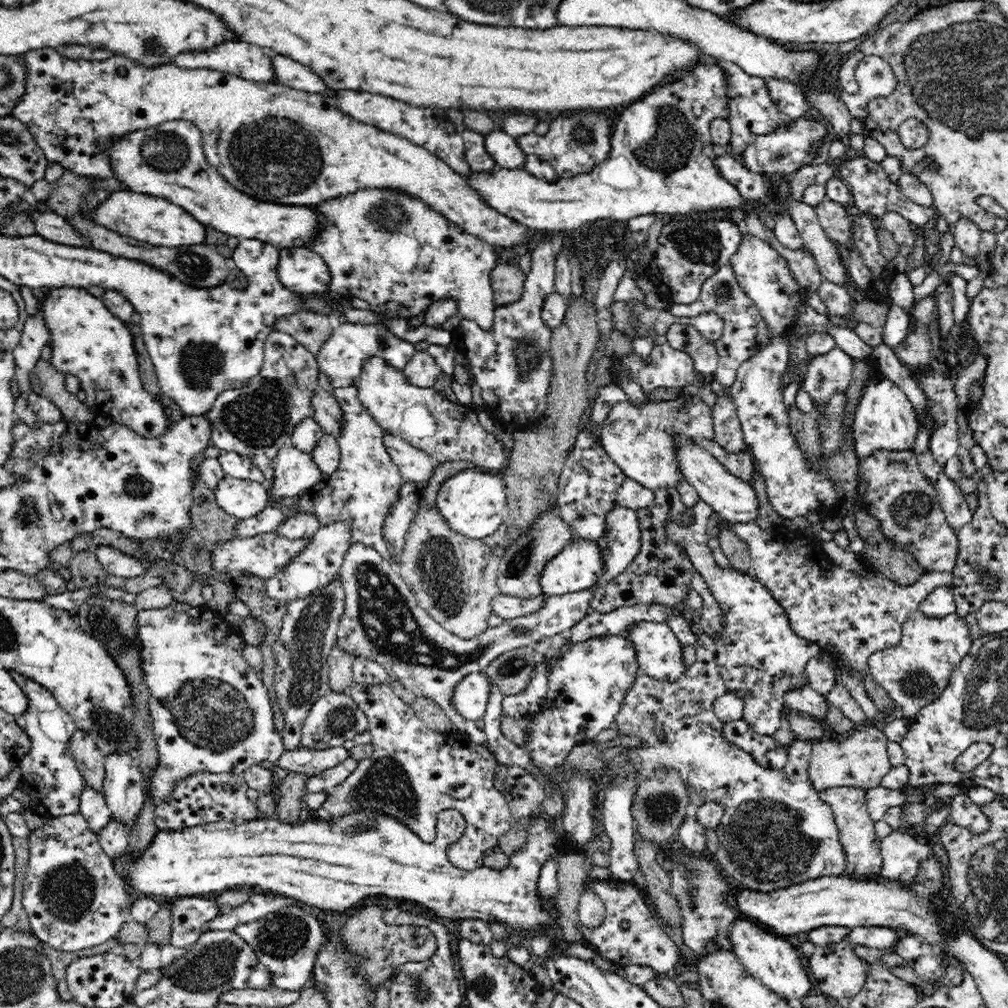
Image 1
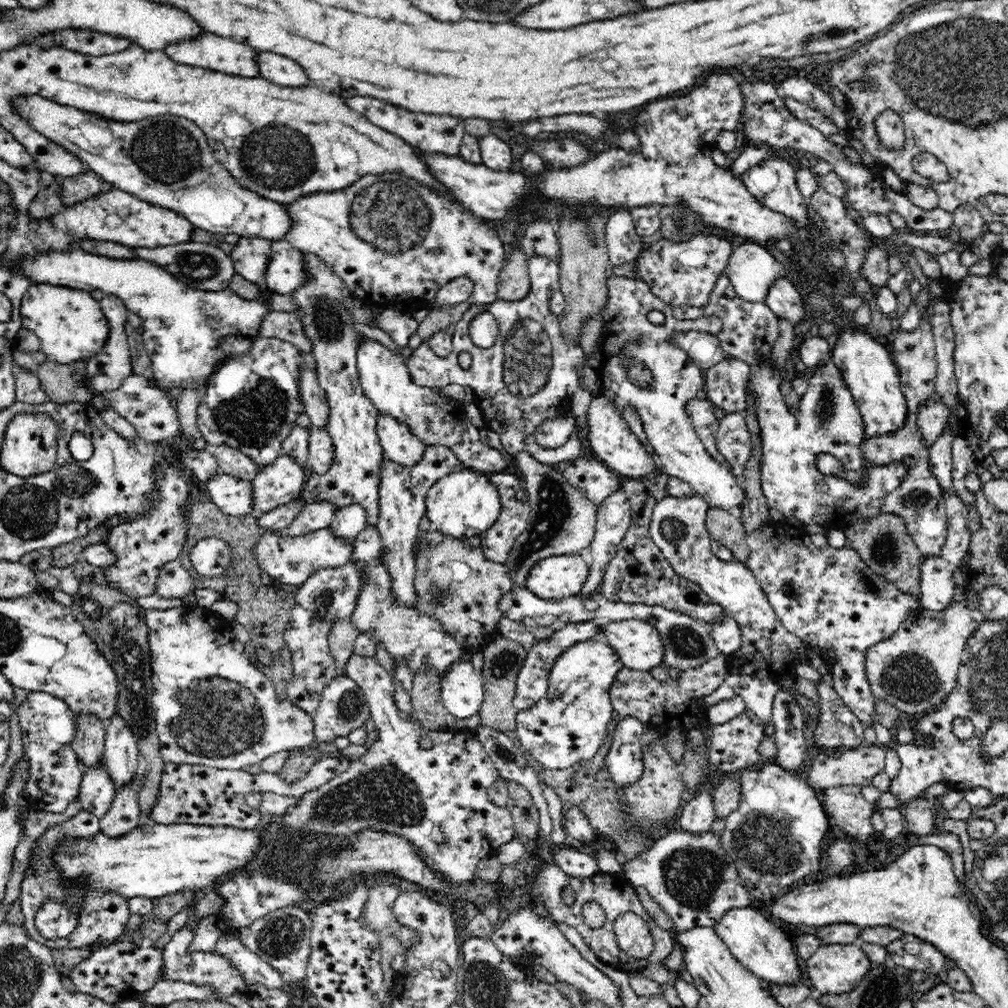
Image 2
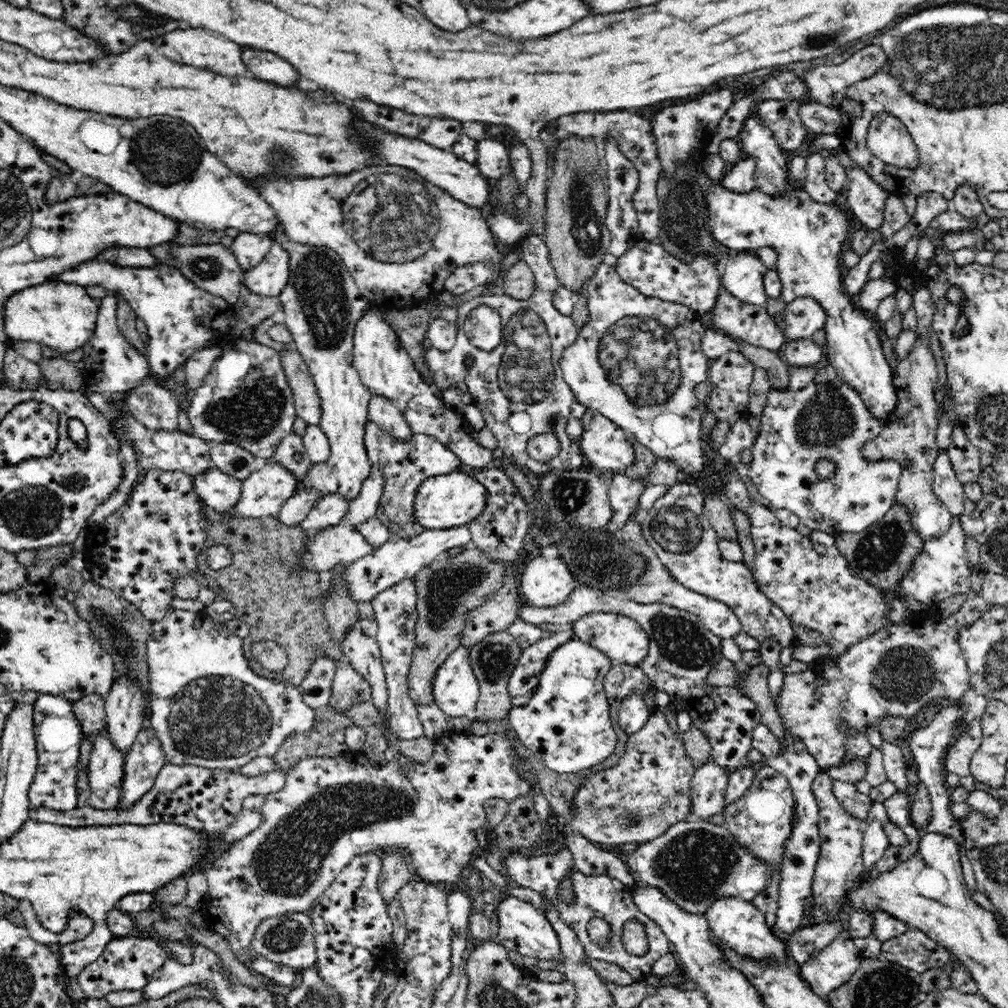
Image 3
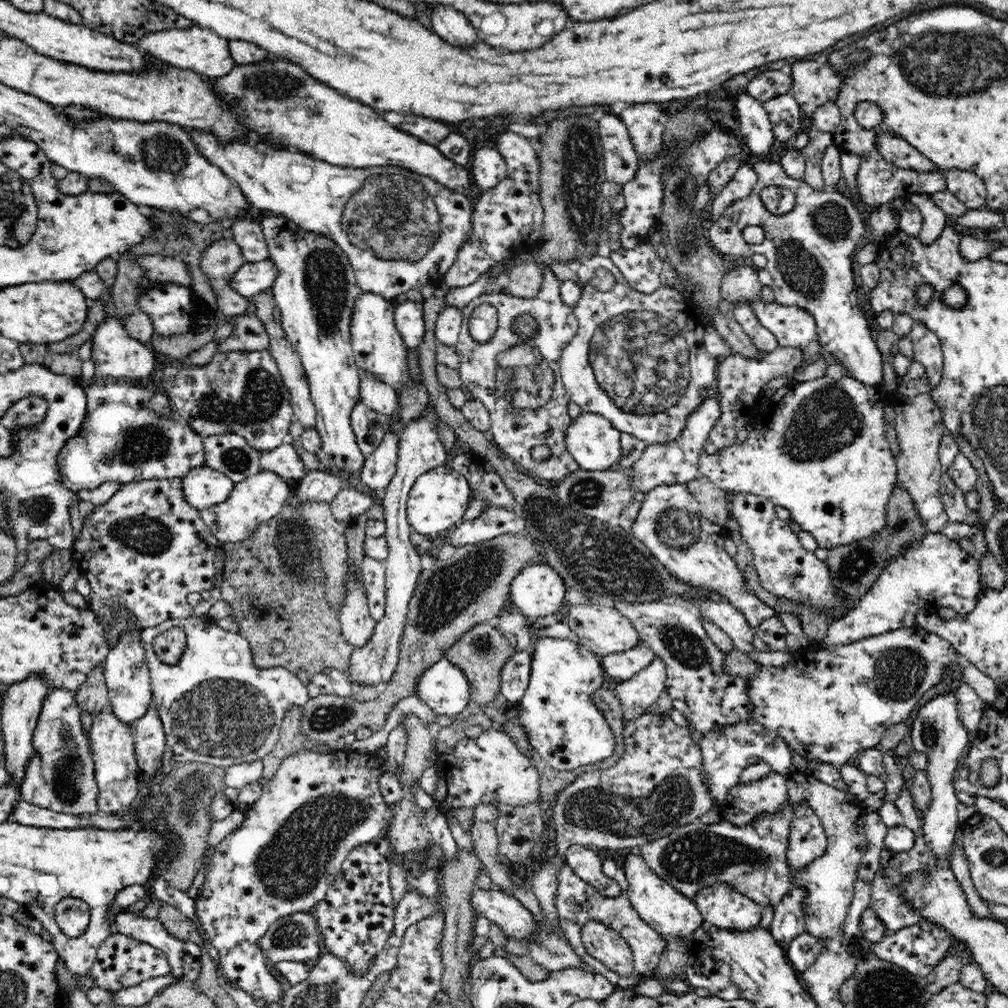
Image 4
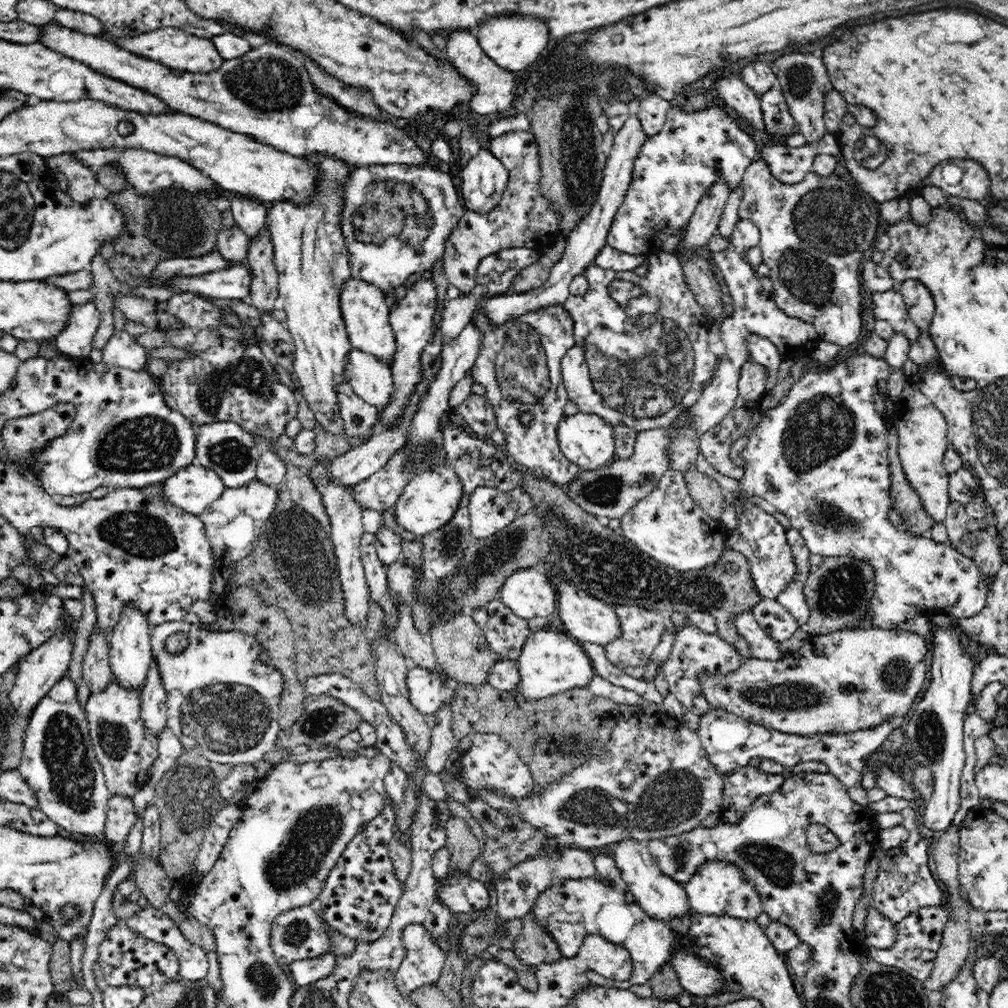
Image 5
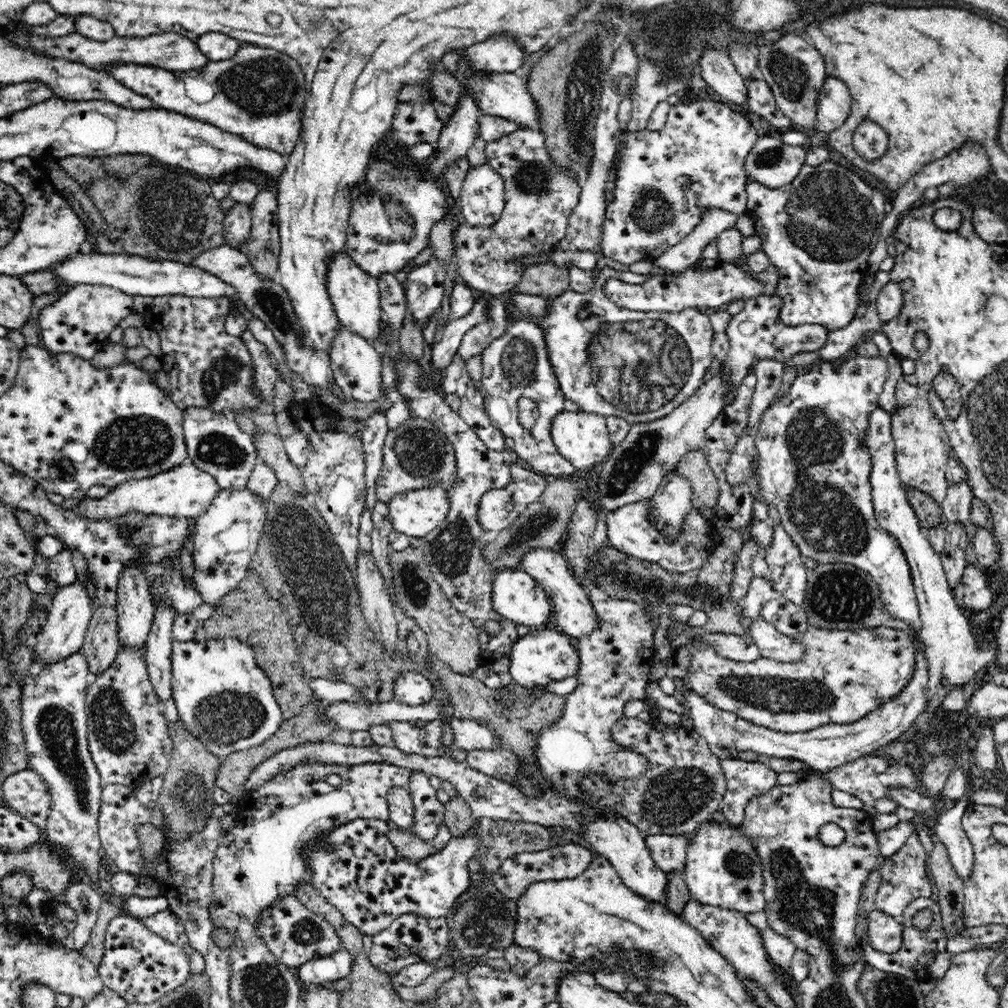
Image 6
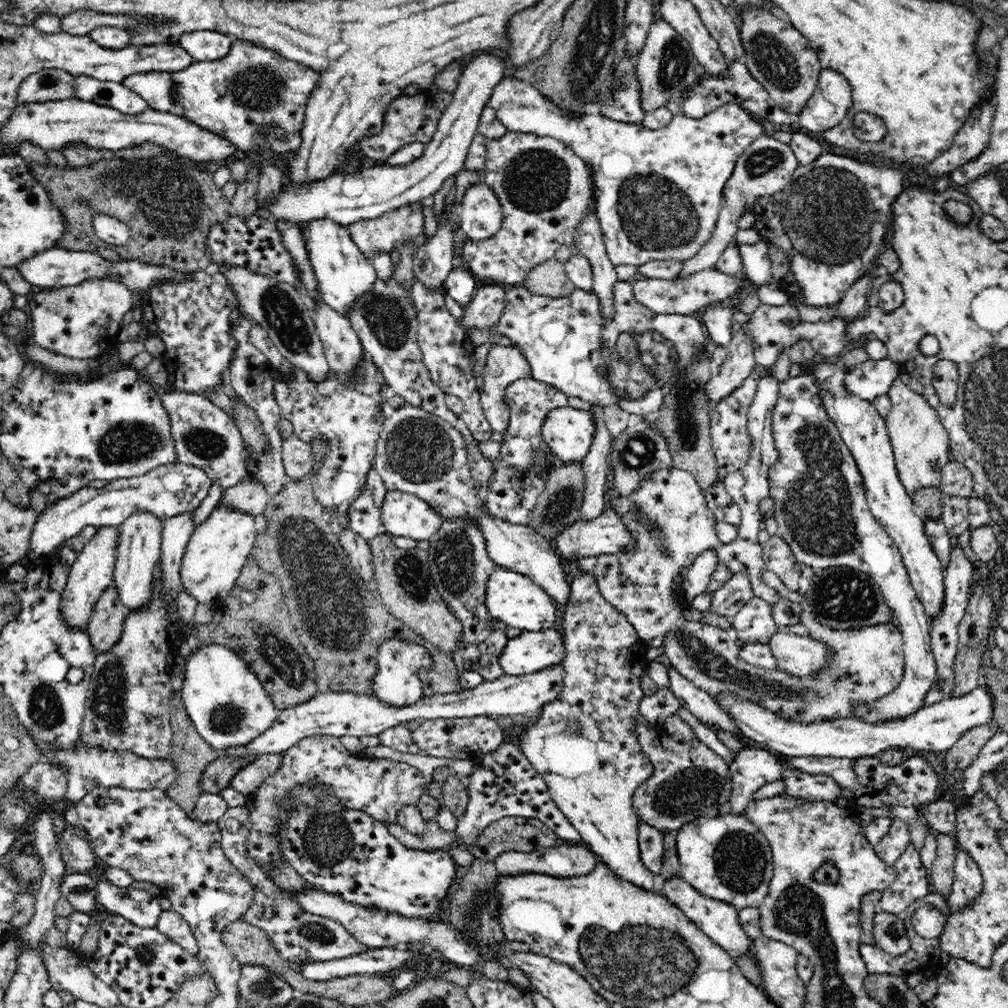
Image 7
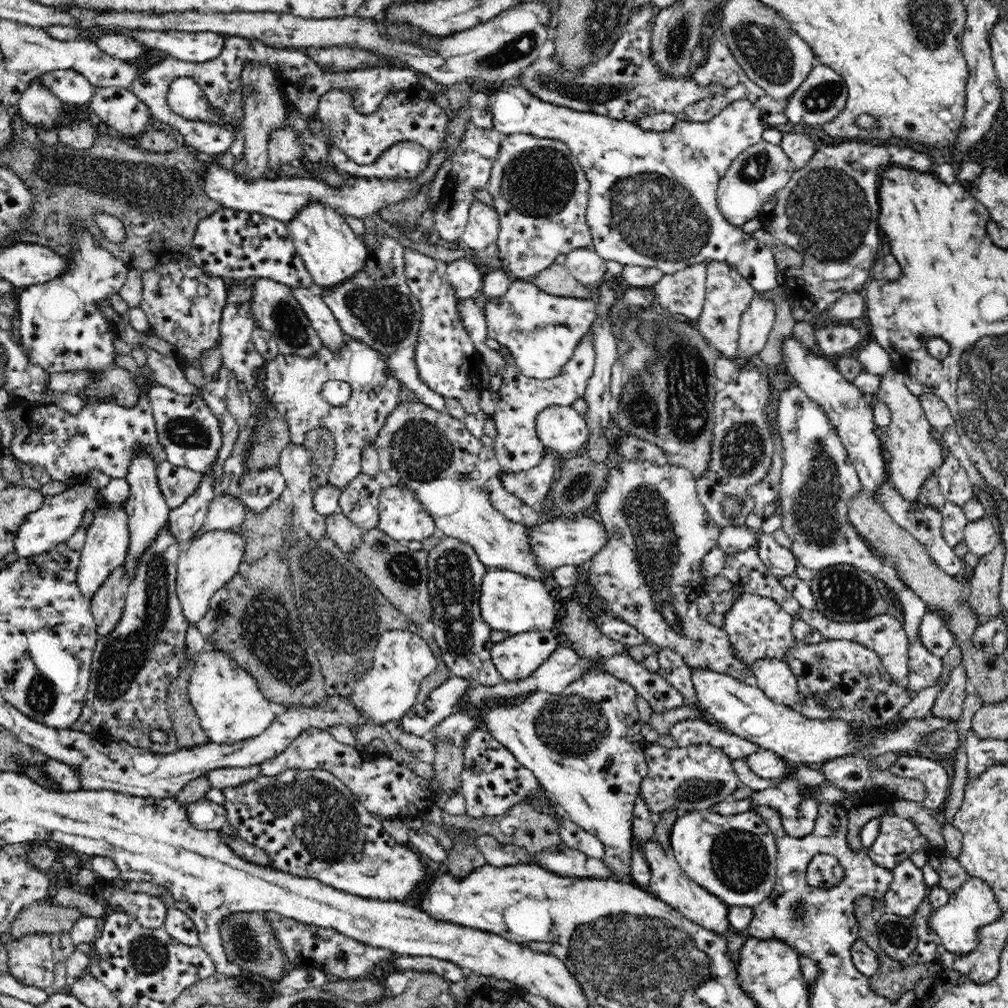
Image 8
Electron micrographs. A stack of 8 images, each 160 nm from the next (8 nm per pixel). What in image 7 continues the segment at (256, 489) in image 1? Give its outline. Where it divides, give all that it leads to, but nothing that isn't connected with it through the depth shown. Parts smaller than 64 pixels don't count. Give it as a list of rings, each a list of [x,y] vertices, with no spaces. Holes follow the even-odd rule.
[[[174,462],[171,465],[157,466],[138,477],[108,481],[99,489],[85,486],[70,497],[47,503],[35,522],[34,532],[31,534],[31,551],[41,559],[49,557],[55,554],[66,540],[76,536],[84,526],[118,526],[131,514],[138,512],[152,513],[152,516],[160,518],[161,521],[178,517],[182,513],[190,513],[204,500],[212,483],[212,479],[203,470]]]

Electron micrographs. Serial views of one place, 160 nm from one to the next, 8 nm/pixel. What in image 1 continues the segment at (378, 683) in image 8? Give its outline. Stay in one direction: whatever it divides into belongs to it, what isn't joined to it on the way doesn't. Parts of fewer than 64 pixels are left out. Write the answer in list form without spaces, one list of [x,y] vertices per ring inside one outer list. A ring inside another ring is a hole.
[[[476,671],[467,674],[455,686],[453,703],[455,709],[466,720],[475,721],[483,718],[490,696],[490,682],[494,684],[484,671]]]

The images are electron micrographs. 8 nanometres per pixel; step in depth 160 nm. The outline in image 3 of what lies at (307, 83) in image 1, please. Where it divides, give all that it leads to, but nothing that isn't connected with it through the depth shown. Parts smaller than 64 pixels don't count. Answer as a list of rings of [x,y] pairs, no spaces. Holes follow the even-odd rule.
[[[244,48],[244,64],[248,66],[247,71],[253,78],[282,87],[294,86],[301,77],[286,60],[264,50]]]

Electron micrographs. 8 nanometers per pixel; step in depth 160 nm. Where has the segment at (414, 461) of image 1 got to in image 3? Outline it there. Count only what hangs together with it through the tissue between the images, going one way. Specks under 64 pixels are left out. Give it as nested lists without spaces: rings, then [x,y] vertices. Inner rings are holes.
[[[372,396],[368,413],[369,420],[378,424],[380,428],[396,437],[396,439],[407,441],[412,436],[413,432],[407,420],[388,398]]]

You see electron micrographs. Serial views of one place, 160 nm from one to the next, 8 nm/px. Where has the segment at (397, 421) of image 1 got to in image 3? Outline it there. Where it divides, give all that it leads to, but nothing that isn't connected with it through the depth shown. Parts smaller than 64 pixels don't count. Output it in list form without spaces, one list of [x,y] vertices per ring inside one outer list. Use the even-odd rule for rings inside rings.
[[[372,306],[355,326],[353,365],[364,386],[368,387],[372,396],[388,398],[396,409],[401,411],[413,433],[436,438],[461,459],[462,465],[475,469],[491,466],[494,456],[492,449],[482,447],[478,440],[470,435],[470,432],[474,431],[470,429],[462,414],[457,413],[451,405],[446,405],[423,380],[410,355],[399,346],[399,337],[392,325],[385,320],[386,311]]]

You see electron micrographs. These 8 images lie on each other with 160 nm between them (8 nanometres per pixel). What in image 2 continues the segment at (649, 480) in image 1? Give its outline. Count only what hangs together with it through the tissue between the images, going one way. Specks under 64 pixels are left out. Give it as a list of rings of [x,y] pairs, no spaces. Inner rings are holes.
[[[593,398],[586,416],[588,435],[585,437],[590,444],[589,454],[602,461],[614,473],[622,478],[640,478],[652,476],[660,472],[658,456],[652,450],[650,454],[638,437],[630,430],[628,423],[620,415],[615,400],[610,398]],[[692,399],[693,400],[685,404],[685,410],[691,419],[696,434],[702,437],[705,449],[711,453],[718,462],[729,466],[726,458],[720,454],[715,443],[715,434],[719,426],[719,420],[714,415],[715,405],[707,399]]]

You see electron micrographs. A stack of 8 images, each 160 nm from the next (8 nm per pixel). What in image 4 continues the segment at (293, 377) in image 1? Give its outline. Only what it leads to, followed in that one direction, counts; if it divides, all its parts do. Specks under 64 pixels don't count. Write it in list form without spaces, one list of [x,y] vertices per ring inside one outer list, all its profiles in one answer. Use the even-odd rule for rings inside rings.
[[[268,350],[256,352],[217,353],[203,368],[183,369],[165,366],[161,378],[164,392],[170,400],[172,411],[180,415],[180,421],[190,426],[202,437],[234,433],[244,437],[252,448],[267,452],[284,444],[294,420],[288,387],[284,384],[275,358]]]

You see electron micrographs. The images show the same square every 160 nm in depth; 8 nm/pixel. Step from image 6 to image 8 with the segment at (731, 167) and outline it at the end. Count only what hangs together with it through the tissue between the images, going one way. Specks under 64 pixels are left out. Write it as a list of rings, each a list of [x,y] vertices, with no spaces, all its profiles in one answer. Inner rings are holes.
[[[498,85],[492,94],[489,95],[491,117],[493,122],[493,128],[504,135],[524,133],[532,134],[538,138],[549,138],[564,142],[569,146],[571,154],[579,160],[586,178],[589,182],[589,197],[587,202],[587,225],[590,226],[591,235],[593,238],[592,247],[605,261],[615,260],[620,262],[623,266],[642,266],[647,268],[656,268],[664,272],[664,275],[672,275],[675,272],[686,269],[688,266],[695,266],[704,262],[704,260],[730,263],[732,268],[736,268],[736,271],[740,272],[740,275],[744,276],[744,279],[756,290],[757,293],[764,293],[772,291],[774,295],[778,297],[784,297],[788,300],[790,298],[788,289],[790,284],[787,282],[784,285],[779,285],[776,280],[779,270],[775,263],[775,258],[772,249],[766,246],[766,243],[759,241],[752,235],[745,233],[741,227],[736,227],[732,223],[728,223],[728,219],[720,213],[720,209],[717,207],[717,188],[720,179],[727,173],[732,161],[738,158],[738,155],[746,150],[749,146],[758,144],[763,140],[763,132],[765,130],[762,125],[762,117],[760,109],[749,100],[735,100],[730,102],[728,106],[724,107],[724,110],[720,111],[720,114],[714,116],[708,120],[708,122],[694,122],[688,119],[677,120],[676,124],[672,126],[670,130],[666,131],[648,131],[643,127],[638,126],[635,122],[616,120],[610,118],[608,115],[589,113],[588,111],[576,111],[571,107],[556,106],[555,103],[544,102],[543,99],[536,98],[530,90],[526,90],[522,85],[514,87],[508,85],[501,87]]]

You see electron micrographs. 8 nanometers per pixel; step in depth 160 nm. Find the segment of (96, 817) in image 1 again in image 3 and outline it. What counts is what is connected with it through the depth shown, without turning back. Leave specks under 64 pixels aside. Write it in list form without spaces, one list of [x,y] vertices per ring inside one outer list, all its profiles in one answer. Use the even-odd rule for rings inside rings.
[[[106,727],[96,736],[93,744],[94,750],[87,767],[92,794],[87,800],[87,806],[96,810],[113,810],[122,797],[126,756],[113,747]]]

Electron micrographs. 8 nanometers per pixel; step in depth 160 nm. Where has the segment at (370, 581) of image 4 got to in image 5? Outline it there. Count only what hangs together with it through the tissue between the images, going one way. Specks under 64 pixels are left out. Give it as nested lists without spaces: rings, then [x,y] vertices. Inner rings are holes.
[[[365,532],[361,536],[359,548],[369,586],[370,598],[373,604],[381,604],[387,593],[387,571],[385,564],[377,557],[375,542],[375,534]]]

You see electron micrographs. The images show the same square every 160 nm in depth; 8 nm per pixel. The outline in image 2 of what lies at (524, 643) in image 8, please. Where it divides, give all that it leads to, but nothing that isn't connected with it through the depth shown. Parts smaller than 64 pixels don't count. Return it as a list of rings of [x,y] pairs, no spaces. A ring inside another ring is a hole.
[[[590,638],[566,648],[555,660],[549,672],[546,696],[538,700],[534,706],[517,711],[514,732],[522,744],[521,749],[530,752],[532,758],[541,763],[544,769],[568,769],[592,759],[603,746],[608,722],[616,717],[611,703],[611,686],[623,668],[618,651],[607,641]]]

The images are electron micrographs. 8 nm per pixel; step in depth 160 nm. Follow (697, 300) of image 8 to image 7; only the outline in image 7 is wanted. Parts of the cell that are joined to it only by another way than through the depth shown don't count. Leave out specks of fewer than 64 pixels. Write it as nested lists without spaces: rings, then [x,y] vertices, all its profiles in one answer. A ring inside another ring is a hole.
[[[762,135],[748,146],[736,161],[735,170],[724,188],[722,208],[712,236],[698,250],[696,256],[692,256],[692,258],[683,262],[684,266],[682,266],[682,270],[680,270],[677,278],[688,279],[695,272],[715,269],[720,255],[724,252],[726,246],[734,240],[735,234],[739,230],[738,218],[746,213],[746,207],[752,209],[752,204],[762,196],[771,196],[776,192],[780,192],[784,186],[790,184],[797,166],[797,158],[790,146],[776,140],[774,137]]]

